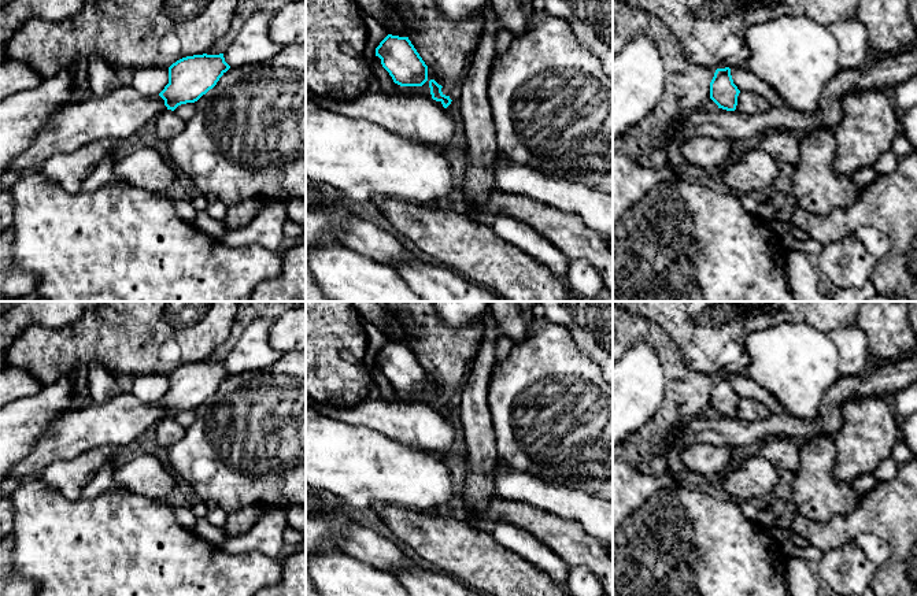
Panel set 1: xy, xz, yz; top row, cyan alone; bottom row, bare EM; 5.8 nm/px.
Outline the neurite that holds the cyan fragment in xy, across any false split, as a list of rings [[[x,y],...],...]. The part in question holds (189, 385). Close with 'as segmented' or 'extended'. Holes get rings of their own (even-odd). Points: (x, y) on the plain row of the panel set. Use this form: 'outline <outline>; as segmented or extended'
outline [[[223,360],[186,363],[169,374],[169,390],[159,400],[167,417],[197,408],[230,375]]]; as segmented

